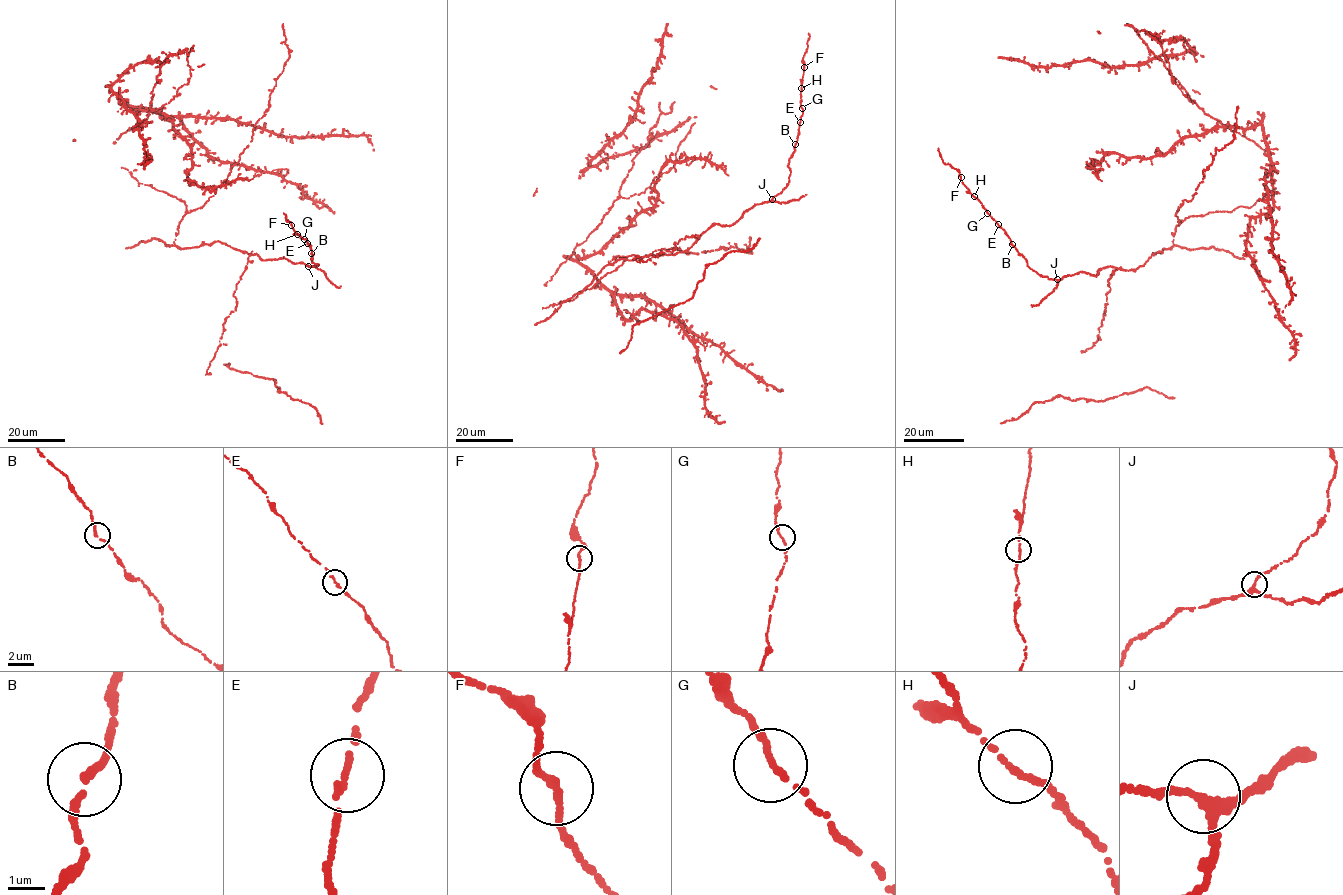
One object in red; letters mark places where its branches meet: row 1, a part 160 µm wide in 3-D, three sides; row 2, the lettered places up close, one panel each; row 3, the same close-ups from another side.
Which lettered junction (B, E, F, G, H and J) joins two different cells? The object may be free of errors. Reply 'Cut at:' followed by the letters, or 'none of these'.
Cut at: none of these

